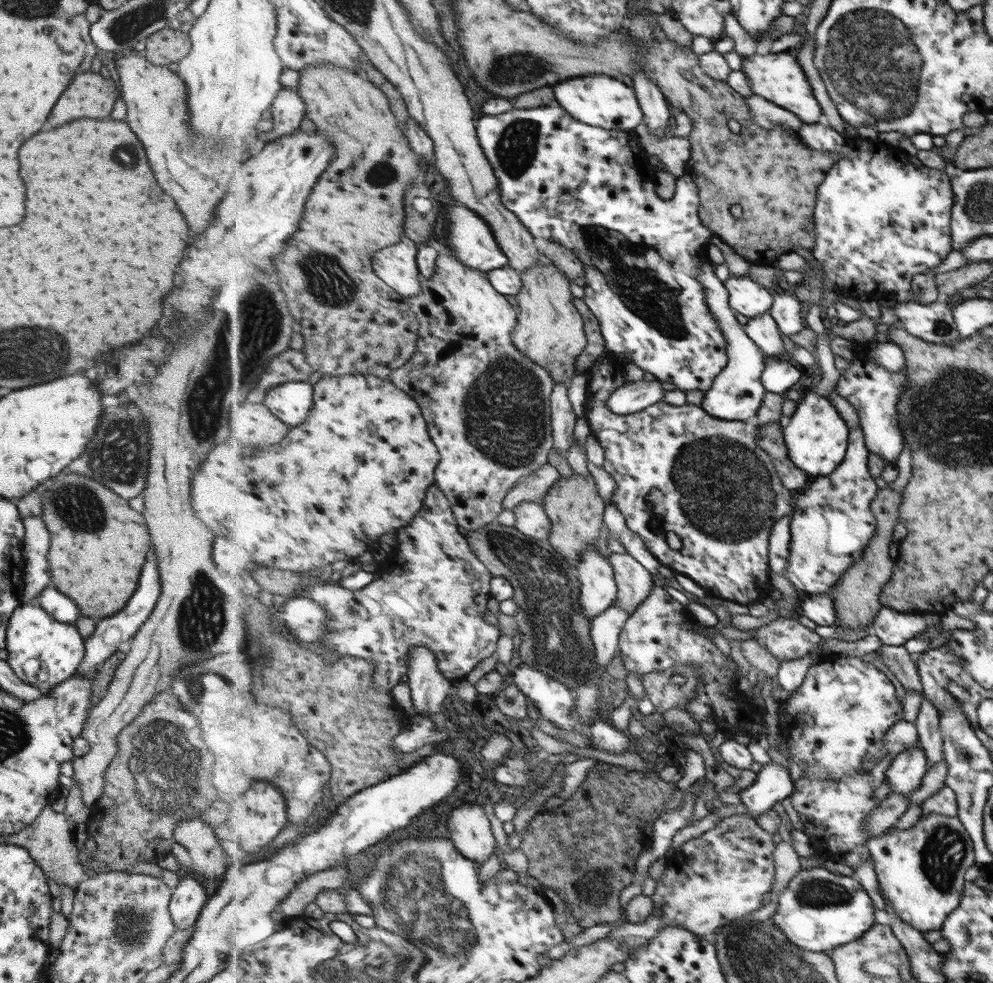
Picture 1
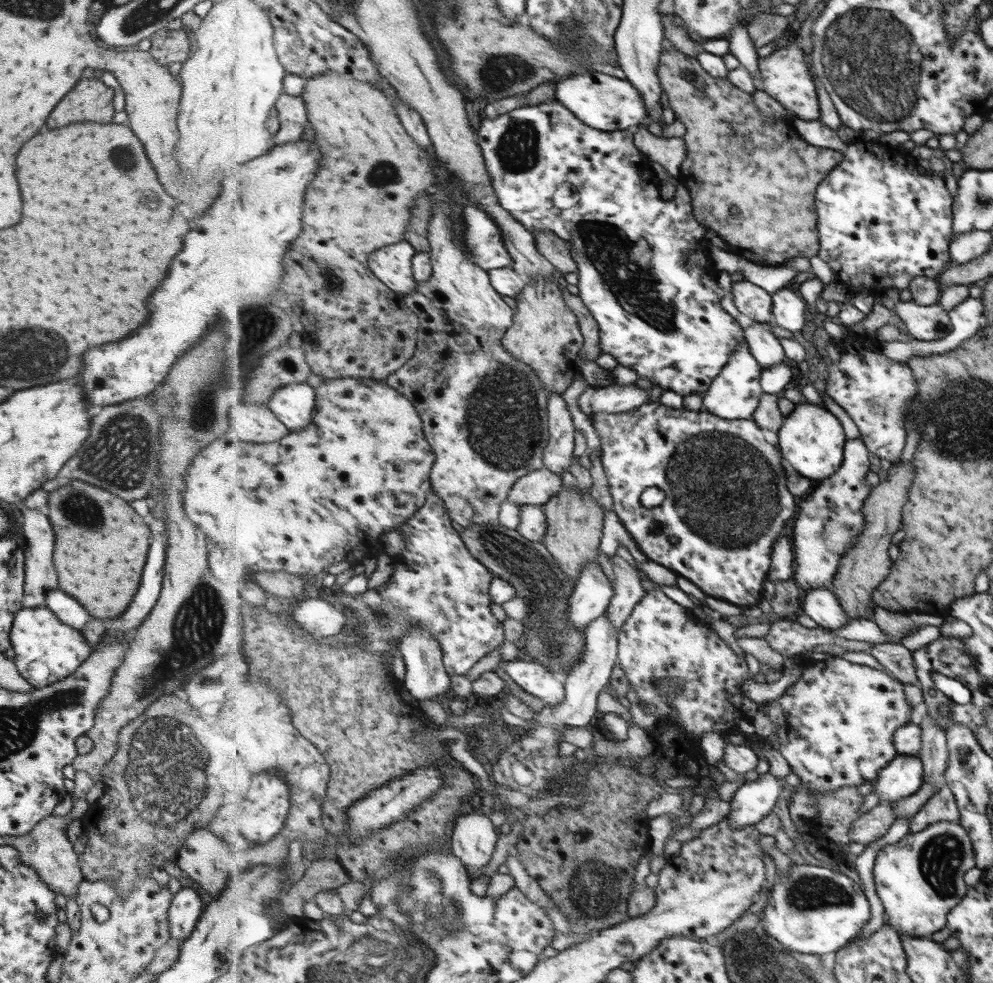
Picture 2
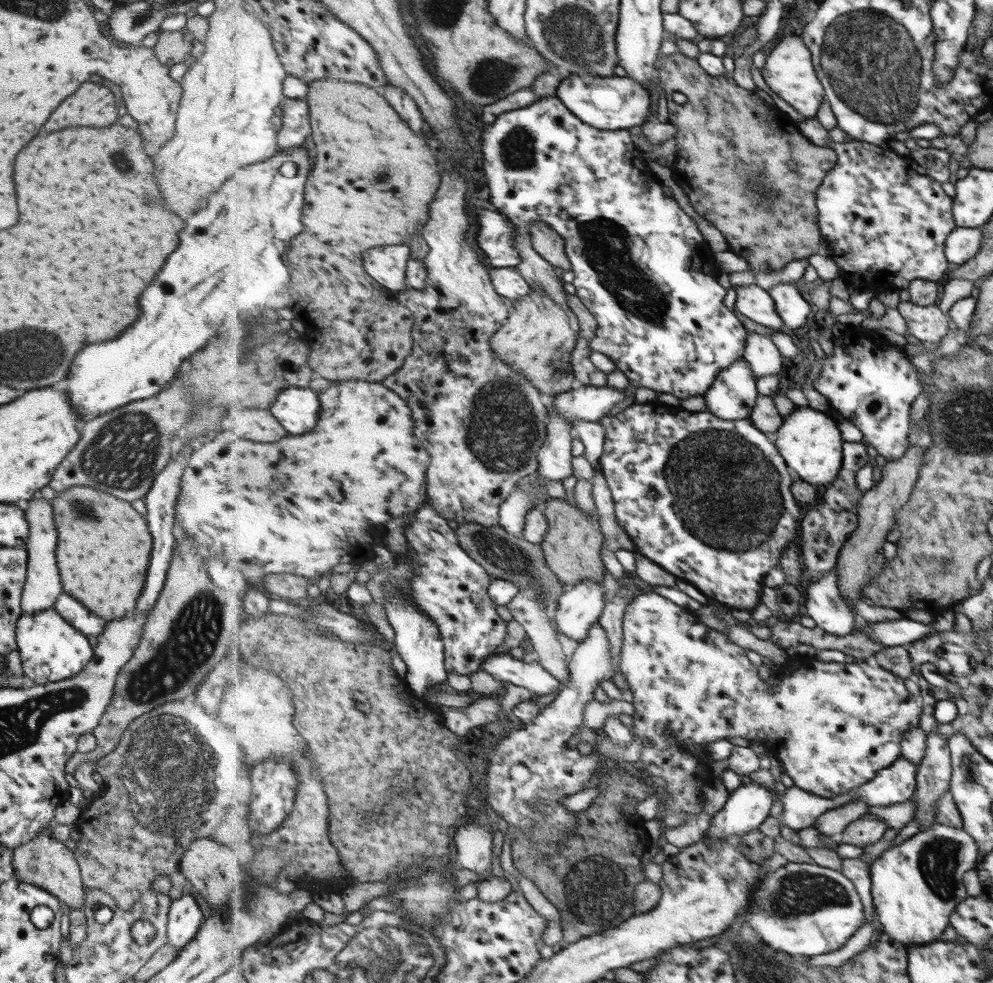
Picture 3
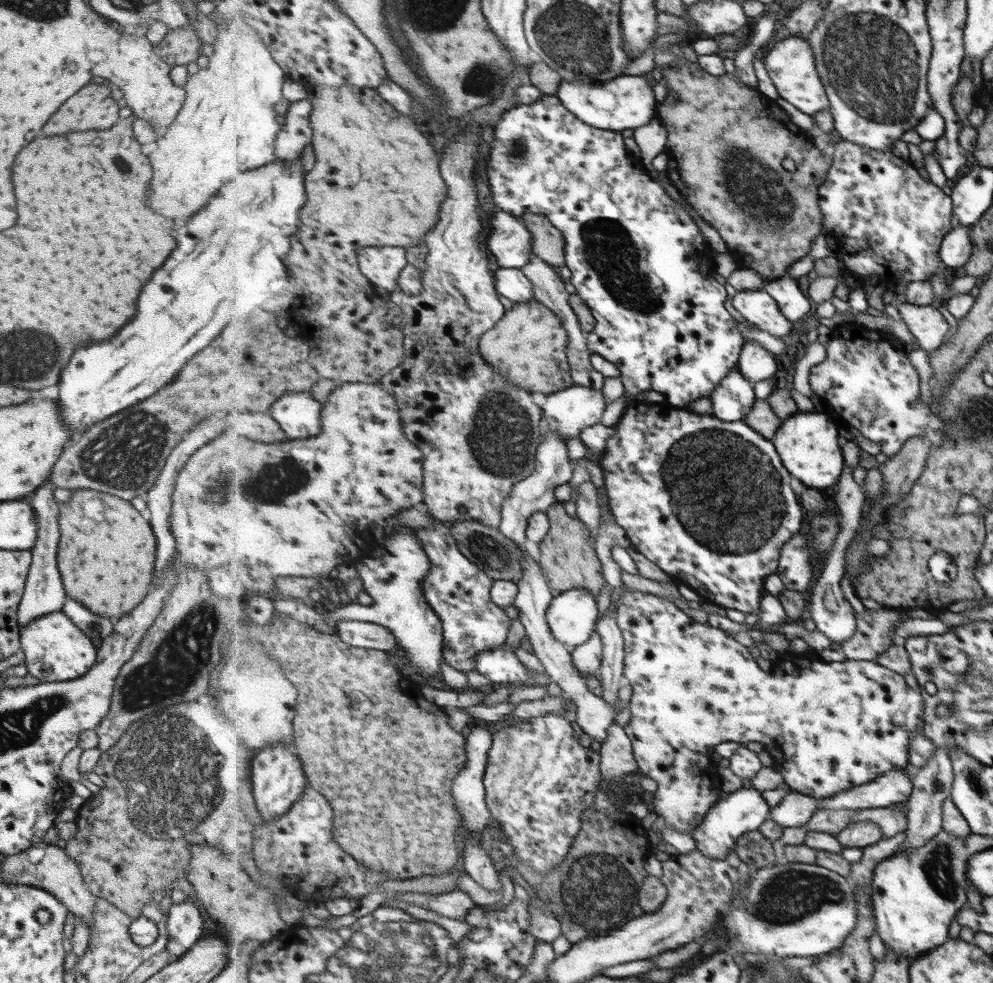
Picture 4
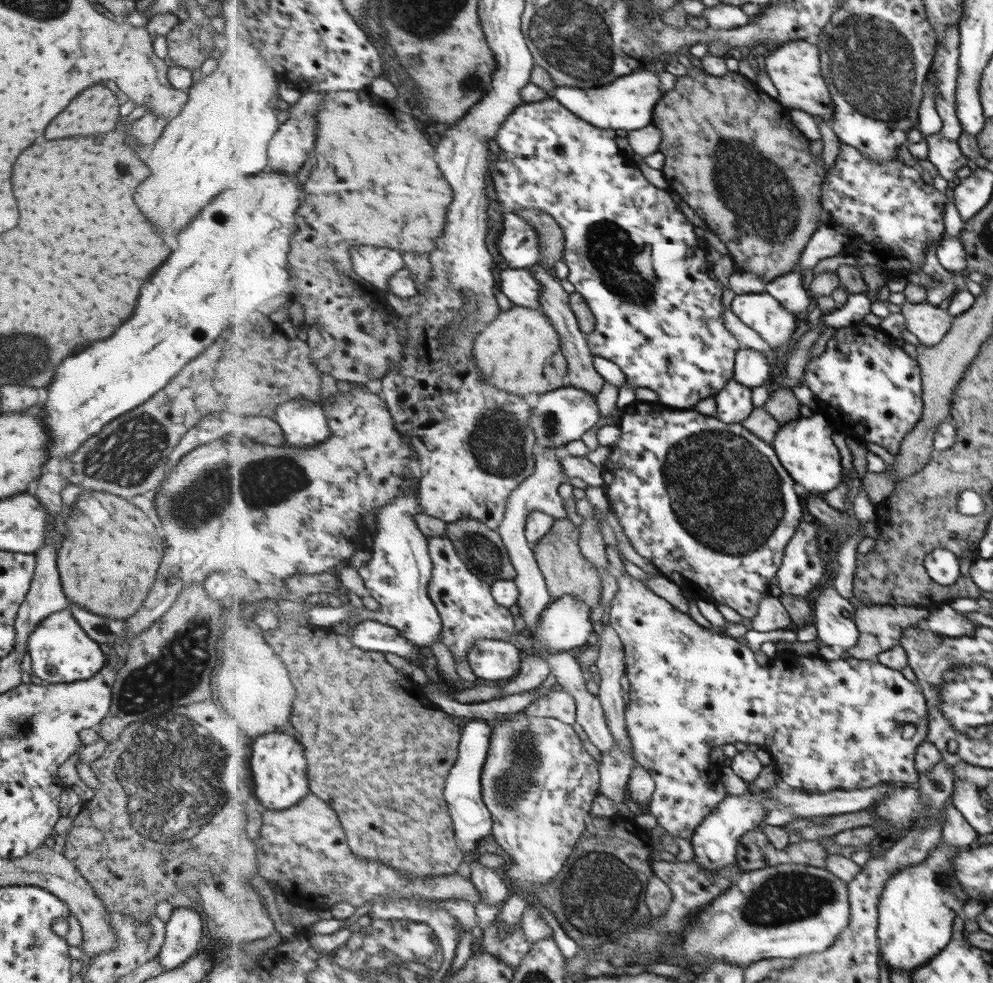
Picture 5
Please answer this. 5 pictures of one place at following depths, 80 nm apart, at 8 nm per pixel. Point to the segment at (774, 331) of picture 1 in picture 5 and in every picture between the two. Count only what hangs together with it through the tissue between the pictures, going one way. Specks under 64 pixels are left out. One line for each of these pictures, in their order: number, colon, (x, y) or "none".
2: (769, 349)
3: (765, 356)
4: (758, 363)
5: (753, 368)

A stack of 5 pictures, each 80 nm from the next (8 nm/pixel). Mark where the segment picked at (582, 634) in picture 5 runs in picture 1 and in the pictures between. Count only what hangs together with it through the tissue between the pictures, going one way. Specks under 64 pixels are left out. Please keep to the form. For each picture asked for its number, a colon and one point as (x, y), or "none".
1: (598, 576)
2: (594, 592)
3: (581, 607)
4: (574, 616)

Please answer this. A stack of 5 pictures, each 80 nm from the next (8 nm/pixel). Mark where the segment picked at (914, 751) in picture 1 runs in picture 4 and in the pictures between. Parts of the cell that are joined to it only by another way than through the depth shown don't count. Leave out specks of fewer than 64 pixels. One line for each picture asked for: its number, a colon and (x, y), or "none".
2: (903, 776)
3: (897, 784)
4: (895, 787)

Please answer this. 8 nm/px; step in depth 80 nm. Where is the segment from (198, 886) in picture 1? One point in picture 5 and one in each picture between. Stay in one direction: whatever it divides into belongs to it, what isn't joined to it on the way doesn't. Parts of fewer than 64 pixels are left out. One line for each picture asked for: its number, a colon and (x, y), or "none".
2: (186, 907)
3: (184, 917)
4: (185, 925)
5: (185, 932)

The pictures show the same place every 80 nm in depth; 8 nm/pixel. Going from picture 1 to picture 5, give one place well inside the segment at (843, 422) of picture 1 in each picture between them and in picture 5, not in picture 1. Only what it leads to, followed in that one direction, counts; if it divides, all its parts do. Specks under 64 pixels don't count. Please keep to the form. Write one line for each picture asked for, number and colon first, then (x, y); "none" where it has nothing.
2: (813, 439)
3: (811, 440)
4: (810, 442)
5: (806, 445)

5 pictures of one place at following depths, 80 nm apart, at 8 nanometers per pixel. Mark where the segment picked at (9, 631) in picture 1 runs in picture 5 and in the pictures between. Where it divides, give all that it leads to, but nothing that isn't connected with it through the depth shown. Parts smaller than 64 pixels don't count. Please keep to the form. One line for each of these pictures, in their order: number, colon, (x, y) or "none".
2: (47, 651)
3: (50, 649)
4: (56, 650)
5: (61, 651)

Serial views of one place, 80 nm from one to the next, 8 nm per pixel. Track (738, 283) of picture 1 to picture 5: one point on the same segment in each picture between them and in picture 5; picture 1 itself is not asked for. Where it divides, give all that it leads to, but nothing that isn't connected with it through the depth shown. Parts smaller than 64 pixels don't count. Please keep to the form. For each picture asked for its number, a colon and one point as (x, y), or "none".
2: (756, 303)
3: (757, 303)
4: (760, 308)
5: (765, 313)

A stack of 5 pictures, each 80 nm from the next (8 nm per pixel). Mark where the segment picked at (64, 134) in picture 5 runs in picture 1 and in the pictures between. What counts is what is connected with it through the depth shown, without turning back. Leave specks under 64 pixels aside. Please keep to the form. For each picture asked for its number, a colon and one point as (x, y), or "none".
1: (90, 95)
2: (90, 99)
3: (91, 104)
4: (95, 107)

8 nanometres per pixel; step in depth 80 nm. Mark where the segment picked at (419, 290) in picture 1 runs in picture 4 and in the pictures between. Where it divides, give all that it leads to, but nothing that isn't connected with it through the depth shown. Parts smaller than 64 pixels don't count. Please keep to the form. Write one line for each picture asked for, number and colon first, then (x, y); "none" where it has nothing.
2: (394, 264)
3: (389, 265)
4: (384, 266)

